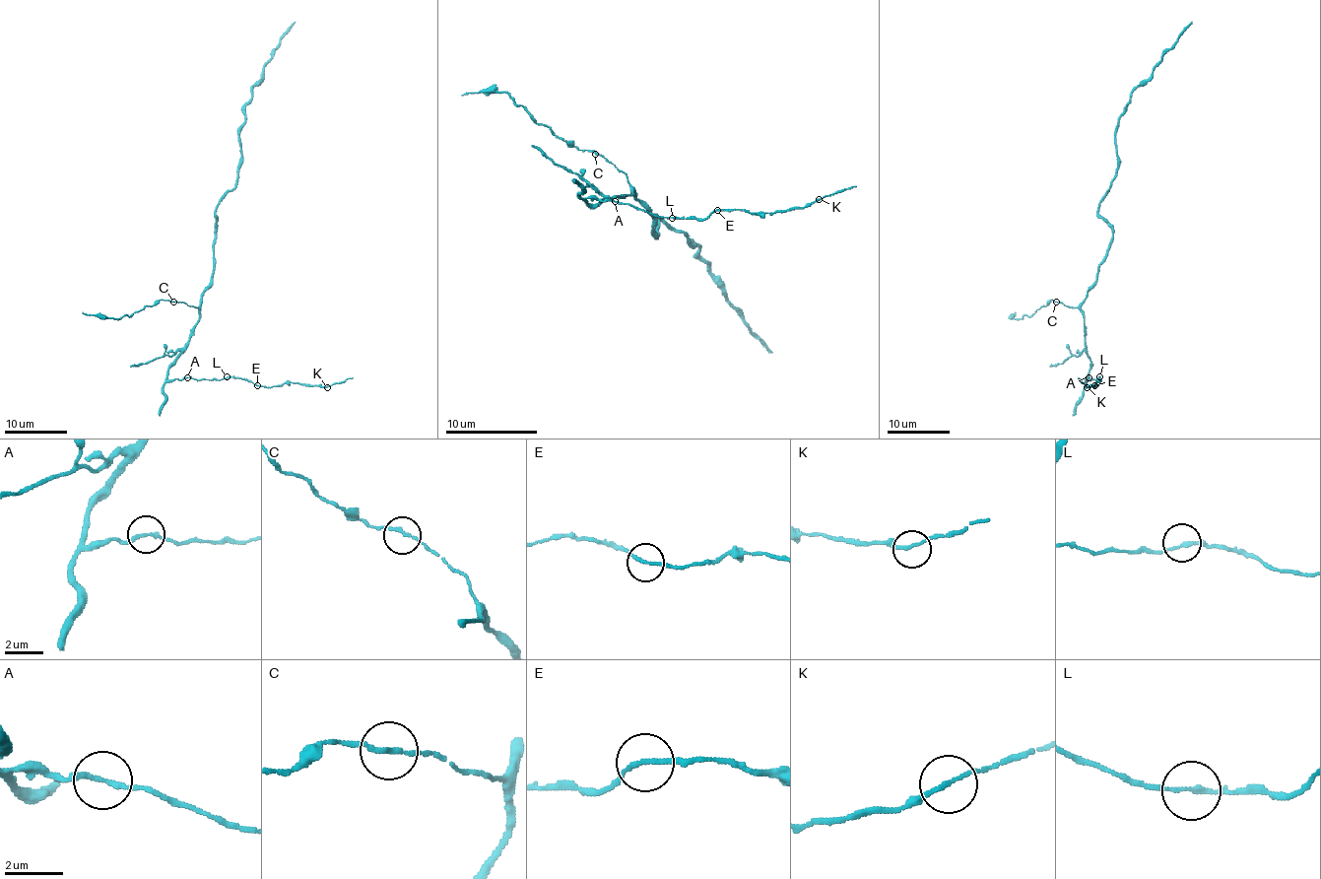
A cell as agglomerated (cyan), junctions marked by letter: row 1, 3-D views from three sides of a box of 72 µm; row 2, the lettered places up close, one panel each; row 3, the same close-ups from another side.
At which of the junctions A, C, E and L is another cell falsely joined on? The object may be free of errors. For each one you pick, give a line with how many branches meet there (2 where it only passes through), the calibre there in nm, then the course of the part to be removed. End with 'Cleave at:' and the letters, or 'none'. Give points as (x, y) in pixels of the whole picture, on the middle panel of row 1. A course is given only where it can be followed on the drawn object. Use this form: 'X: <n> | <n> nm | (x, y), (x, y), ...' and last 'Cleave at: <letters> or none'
Cleave at: none

